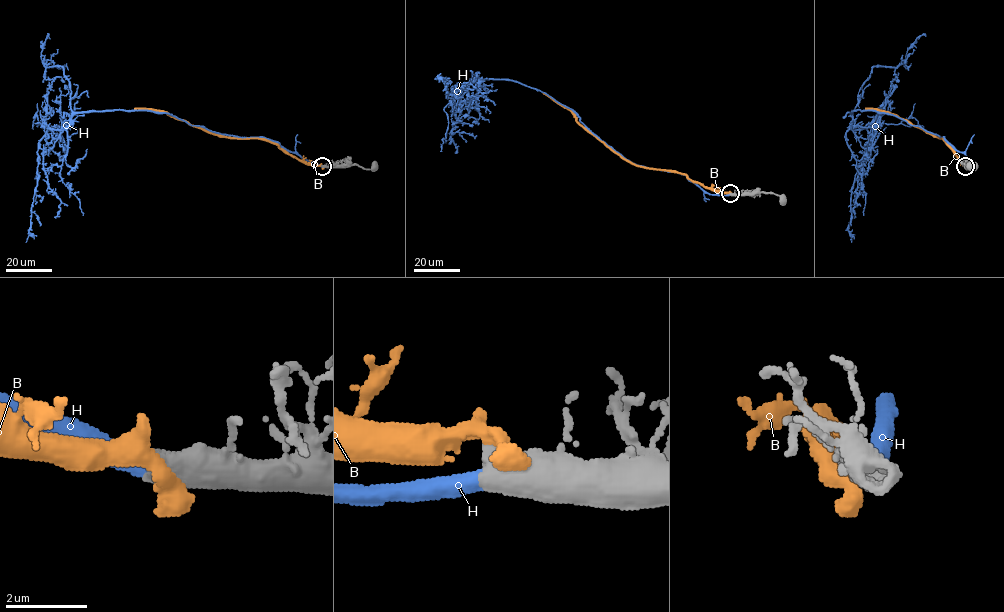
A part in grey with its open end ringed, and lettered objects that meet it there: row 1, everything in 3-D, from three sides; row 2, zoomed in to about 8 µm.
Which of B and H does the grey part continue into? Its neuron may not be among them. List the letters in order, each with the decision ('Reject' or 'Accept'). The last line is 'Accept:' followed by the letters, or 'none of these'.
B: Accept
H: Reject
Accept: B

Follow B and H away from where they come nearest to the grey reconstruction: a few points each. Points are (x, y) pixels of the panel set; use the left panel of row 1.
B: (322, 167), (306, 164), (265, 140), (219, 136), (160, 111), (134, 108)
H: (321, 166), (276, 141), (212, 132), (167, 113), (77, 112), (62, 129), (47, 128), (39, 141), (26, 242)

